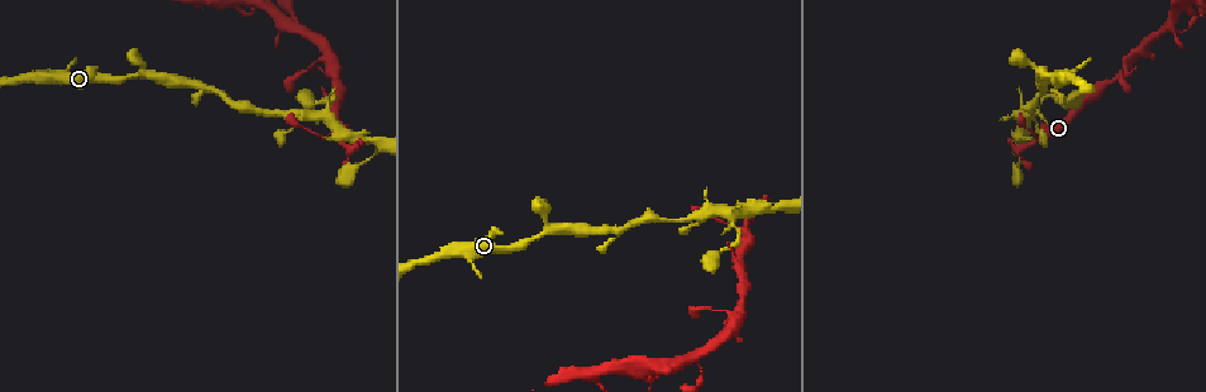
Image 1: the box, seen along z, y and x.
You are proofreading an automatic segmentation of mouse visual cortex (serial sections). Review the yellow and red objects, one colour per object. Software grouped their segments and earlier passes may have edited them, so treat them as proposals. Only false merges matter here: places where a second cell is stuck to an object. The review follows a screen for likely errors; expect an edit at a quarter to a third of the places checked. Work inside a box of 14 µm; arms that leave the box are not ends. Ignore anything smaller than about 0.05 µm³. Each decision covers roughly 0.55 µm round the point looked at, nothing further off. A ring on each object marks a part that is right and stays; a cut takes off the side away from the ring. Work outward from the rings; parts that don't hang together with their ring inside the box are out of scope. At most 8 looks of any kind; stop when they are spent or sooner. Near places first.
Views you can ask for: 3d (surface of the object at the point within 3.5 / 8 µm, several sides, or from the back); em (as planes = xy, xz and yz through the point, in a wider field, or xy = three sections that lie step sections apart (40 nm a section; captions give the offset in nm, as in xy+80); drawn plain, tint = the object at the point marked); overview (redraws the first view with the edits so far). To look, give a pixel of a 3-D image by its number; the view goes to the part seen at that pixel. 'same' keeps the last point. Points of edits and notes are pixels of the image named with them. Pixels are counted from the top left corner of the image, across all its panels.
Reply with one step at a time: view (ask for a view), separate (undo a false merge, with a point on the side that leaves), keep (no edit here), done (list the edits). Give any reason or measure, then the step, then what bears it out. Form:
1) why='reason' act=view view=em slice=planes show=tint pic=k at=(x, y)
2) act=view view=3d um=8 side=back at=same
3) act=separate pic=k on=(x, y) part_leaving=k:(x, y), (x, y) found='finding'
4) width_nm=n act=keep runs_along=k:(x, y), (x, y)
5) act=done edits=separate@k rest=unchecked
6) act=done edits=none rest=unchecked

act=view view=em slice=xy step=1 show=tint pic=1 at=(144, 73)

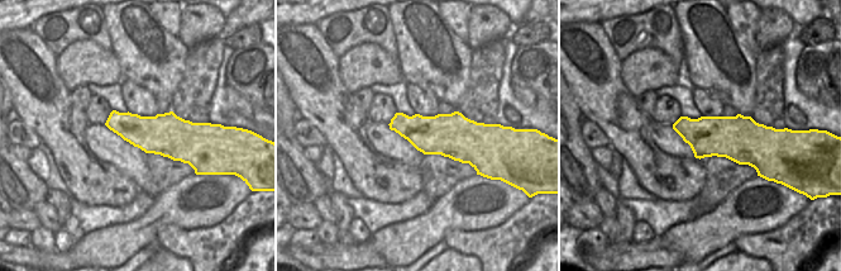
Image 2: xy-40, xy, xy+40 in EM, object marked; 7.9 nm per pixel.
why='wider look' act=view view=3d um=3.5 at=same

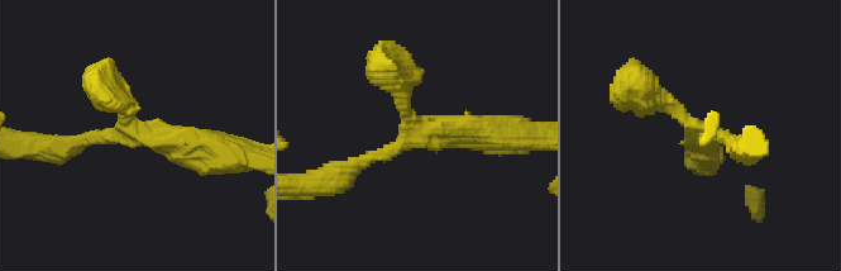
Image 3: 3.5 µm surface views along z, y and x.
width_nm=340 act=keep runs_along=3:(338, 175), (431, 129), (493, 133) found='all the same cell'

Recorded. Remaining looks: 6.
why='sharp bend' act=view view=3d um=8 pic=1 at=(738, 232)

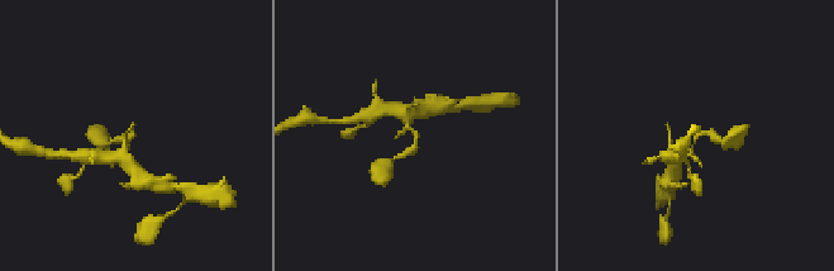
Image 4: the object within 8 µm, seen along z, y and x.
arm_widths_nm=200,250 why='need the tissue' act=view view=em slice=planes show=tint pic=4 at=(700, 133)

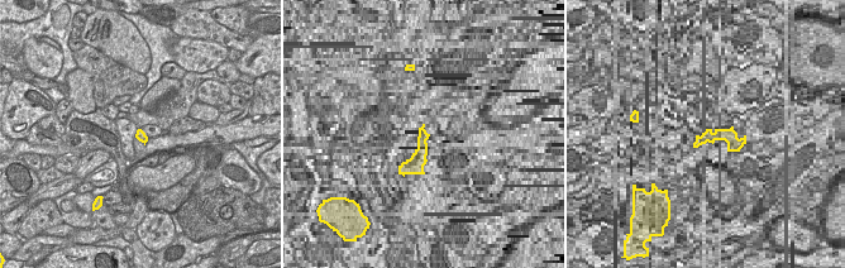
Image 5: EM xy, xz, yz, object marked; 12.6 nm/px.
act=keep runs_along=4:(675, 156), (704, 132), (719, 141) found='all the same cell'

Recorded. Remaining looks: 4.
why='three arms meet' act=view view=3d um=8 pic=1 at=(741, 319)

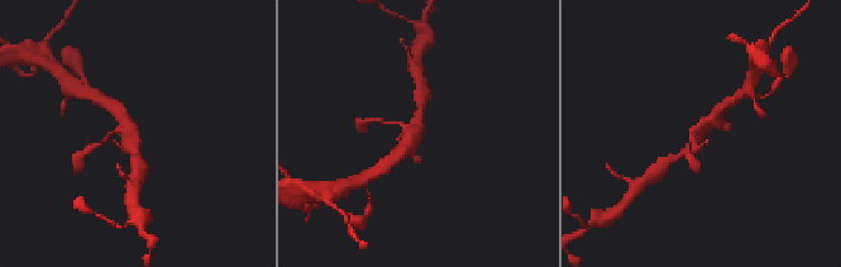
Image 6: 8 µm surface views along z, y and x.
why='closer look' act=view view=3d um=3.5 pic=6 at=(417, 133)

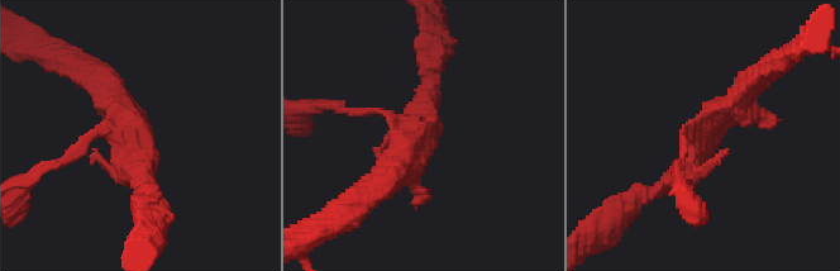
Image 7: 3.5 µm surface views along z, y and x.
arms=3 arm_widths_nm=100,200,350 why='need the tissue' act=view view=em slice=xy step=5 show=tint pic=7 at=(421, 130)

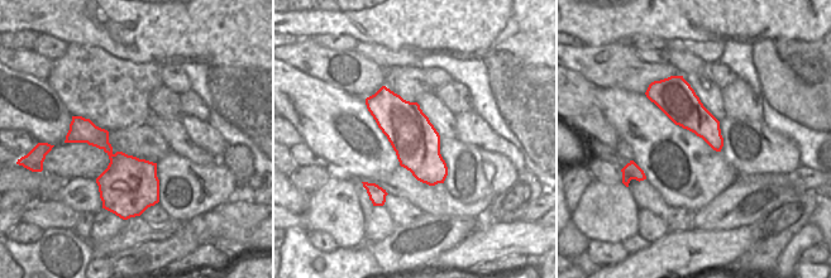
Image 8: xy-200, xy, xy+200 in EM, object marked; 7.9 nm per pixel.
act=keep runs_along=7:(652, 193), (678, 177), (752, 80) found='all the same cell'

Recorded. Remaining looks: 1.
act=done edits=none rest=unchecked

